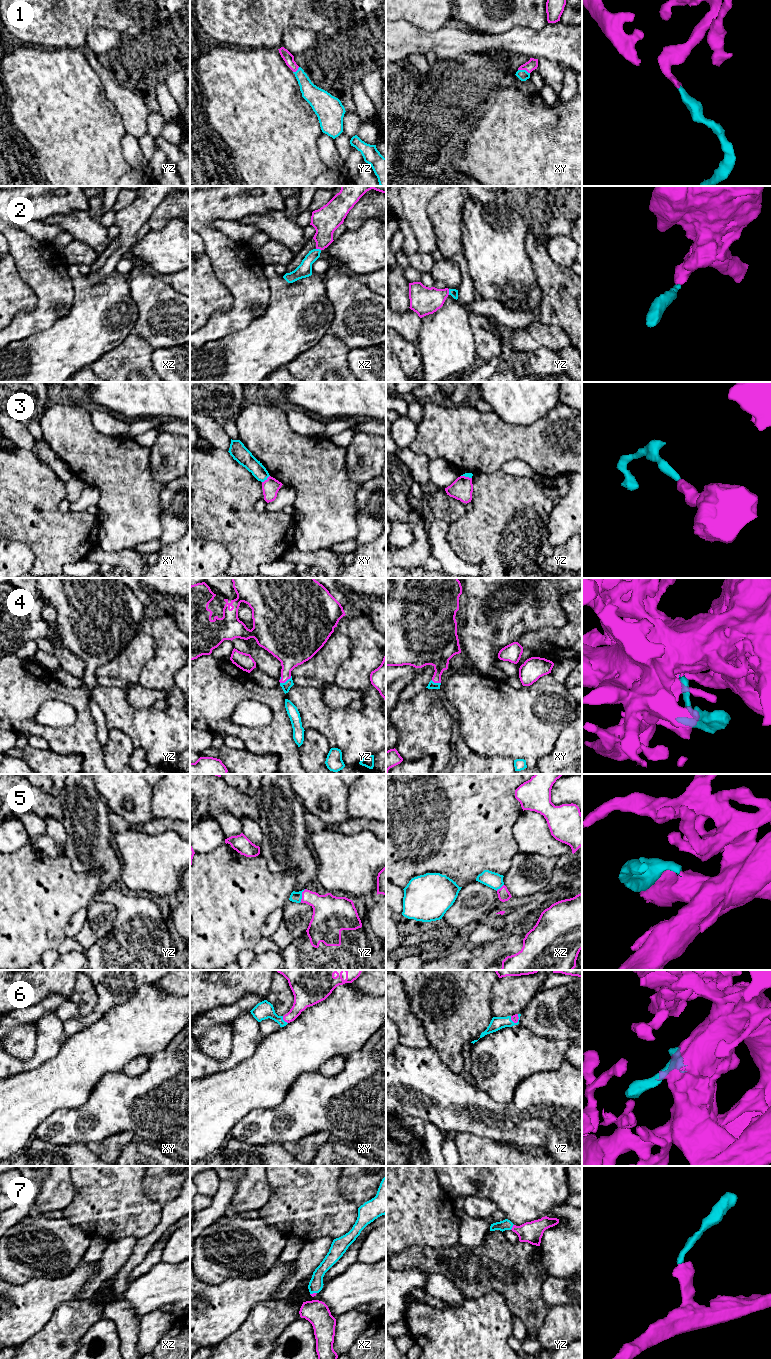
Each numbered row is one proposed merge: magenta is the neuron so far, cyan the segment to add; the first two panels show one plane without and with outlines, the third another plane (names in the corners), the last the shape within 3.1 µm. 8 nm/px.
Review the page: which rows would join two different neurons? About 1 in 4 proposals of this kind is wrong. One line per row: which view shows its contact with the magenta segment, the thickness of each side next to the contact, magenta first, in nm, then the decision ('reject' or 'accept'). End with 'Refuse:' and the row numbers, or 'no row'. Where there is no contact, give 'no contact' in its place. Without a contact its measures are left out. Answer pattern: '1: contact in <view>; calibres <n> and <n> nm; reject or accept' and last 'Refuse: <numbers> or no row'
1: contact in xy; calibres 90 and 90 nm; accept
2: contact in yz; calibres 220 and 60 nm; accept
3: contact in xy; calibres 140 and 140 nm; reject
4: contact in yz; calibres 240 and 70 nm; accept
5: contact in yz; calibres 260 and 80 nm; accept
6: contact in xy; calibres 180 and 140 nm; accept
7: contact in yz; calibres 170 and 90 nm; accept
Refuse: 3

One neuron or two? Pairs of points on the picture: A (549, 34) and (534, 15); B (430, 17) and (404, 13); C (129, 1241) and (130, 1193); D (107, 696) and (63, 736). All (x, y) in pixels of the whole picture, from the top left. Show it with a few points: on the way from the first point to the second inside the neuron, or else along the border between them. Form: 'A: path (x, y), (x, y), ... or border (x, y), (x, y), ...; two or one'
A: border (548, 23), (538, 29), (519, 26); two
B: path (424, 13), (410, 13); one
C: border (138, 1238), (135, 1236), (123, 1236), (109, 1241); two
D: border (88, 694), (90, 698); two

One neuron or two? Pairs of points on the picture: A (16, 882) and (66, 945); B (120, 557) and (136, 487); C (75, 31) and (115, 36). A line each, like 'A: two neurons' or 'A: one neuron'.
A: two neurons
B: two neurons
C: two neurons

